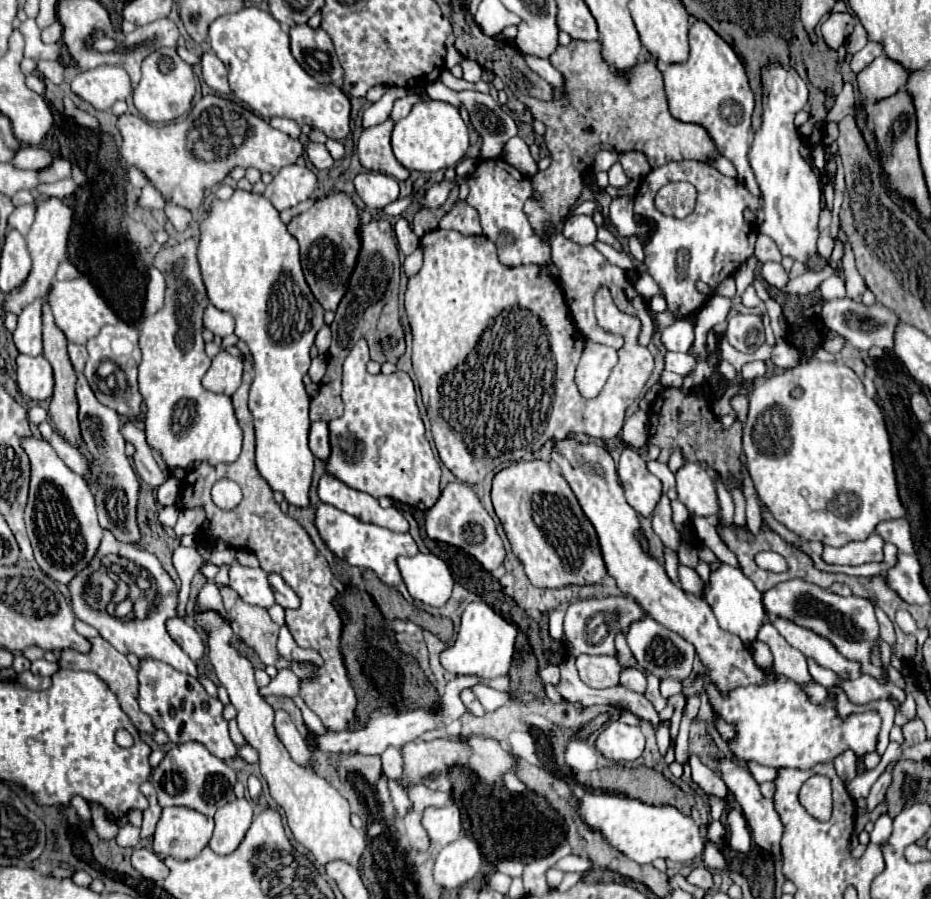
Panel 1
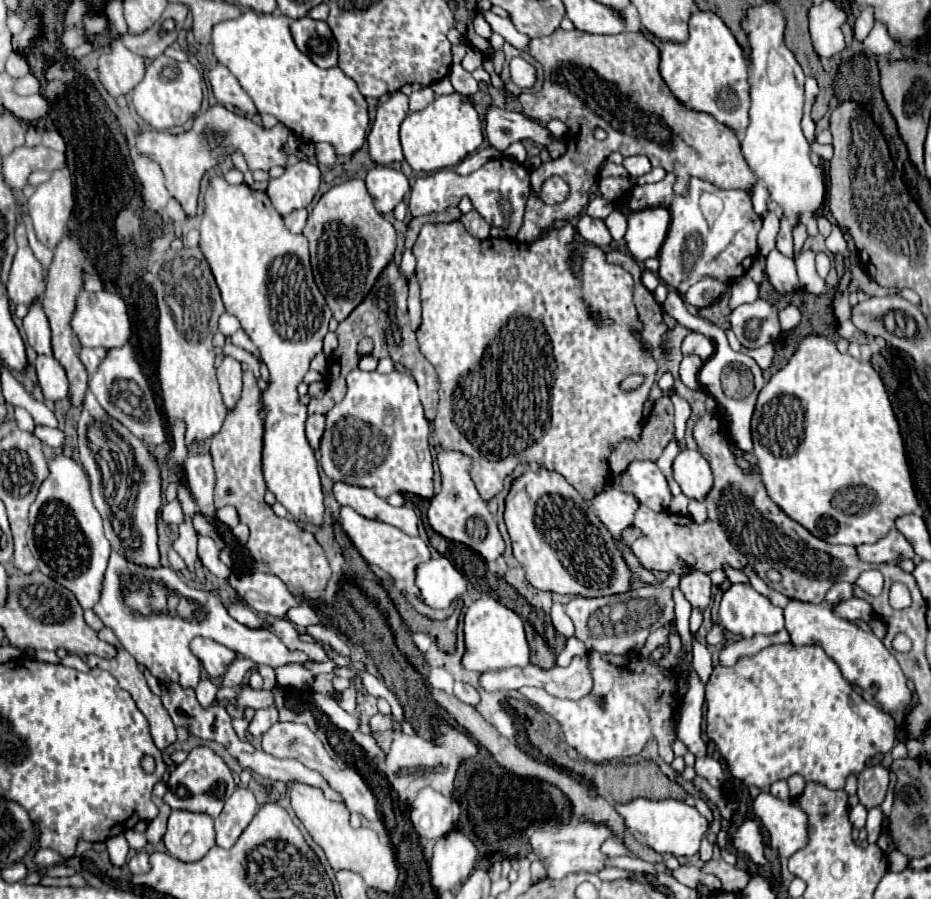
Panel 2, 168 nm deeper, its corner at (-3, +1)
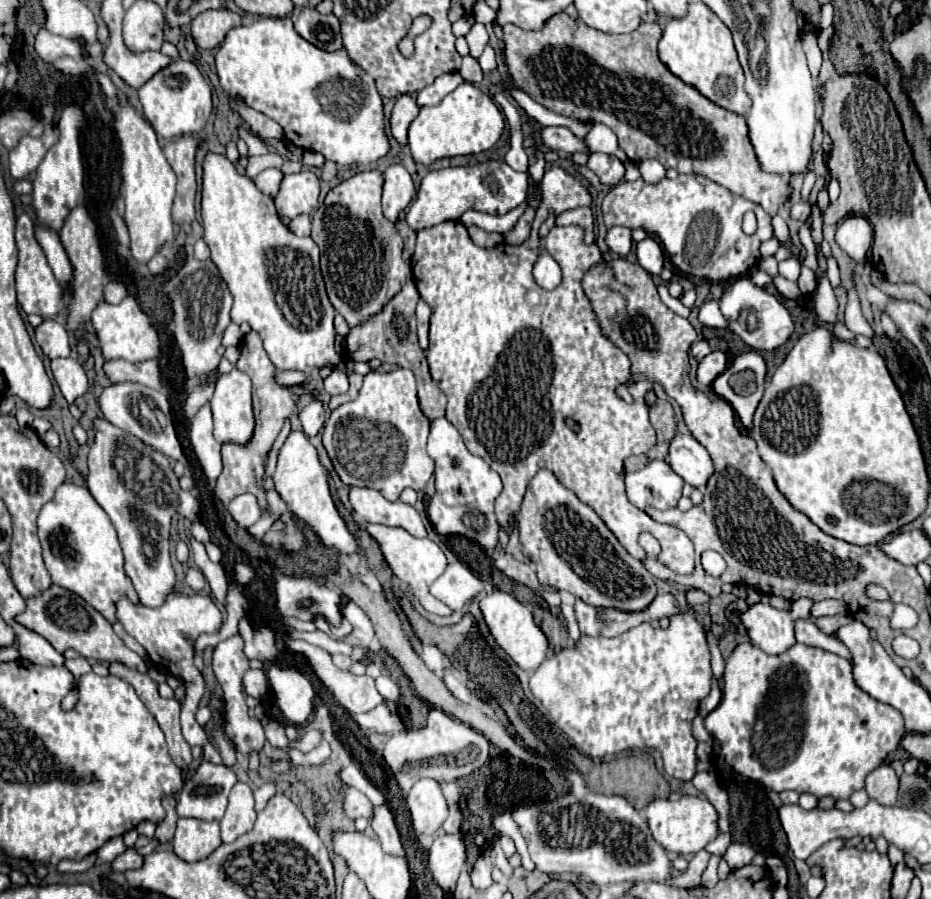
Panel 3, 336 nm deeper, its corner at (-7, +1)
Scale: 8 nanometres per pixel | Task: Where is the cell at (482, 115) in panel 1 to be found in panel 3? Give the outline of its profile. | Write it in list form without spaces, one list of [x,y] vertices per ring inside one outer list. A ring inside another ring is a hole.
[[[541,127],[537,129],[537,135],[541,143],[551,149],[551,151],[563,151],[563,153],[577,153],[577,151],[587,151],[587,145],[579,141],[569,129],[565,127]]]

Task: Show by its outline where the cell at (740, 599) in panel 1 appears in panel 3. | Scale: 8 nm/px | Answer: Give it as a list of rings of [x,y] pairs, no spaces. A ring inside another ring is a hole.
[[[799,599],[787,611],[779,611],[767,603],[755,603],[747,611],[737,611],[737,617],[745,625],[753,645],[769,655],[779,655],[795,645],[793,625],[799,617],[809,615],[811,605],[811,599]]]

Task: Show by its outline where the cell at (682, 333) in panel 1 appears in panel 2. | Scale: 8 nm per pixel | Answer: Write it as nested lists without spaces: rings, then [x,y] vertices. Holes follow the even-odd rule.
[[[689,333],[685,339],[683,339],[683,355],[699,355],[703,361],[709,359],[713,355],[713,343],[711,339],[707,339],[705,335],[701,333]]]

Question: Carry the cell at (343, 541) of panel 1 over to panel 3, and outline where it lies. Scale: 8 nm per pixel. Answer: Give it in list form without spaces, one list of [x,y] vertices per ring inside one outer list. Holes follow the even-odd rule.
[[[361,521],[359,523],[361,529],[365,529],[381,547],[381,553],[387,561],[387,565],[391,567],[391,571],[401,579],[405,581],[411,589],[413,589],[413,595],[421,601],[421,605],[429,611],[429,613],[435,613],[435,615],[451,615],[453,611],[443,605],[441,601],[437,601],[431,593],[429,593],[429,587],[431,583],[445,571],[447,567],[447,559],[443,555],[443,551],[437,547],[437,543],[433,543],[431,539],[417,539],[413,535],[409,535],[405,529],[401,527],[387,527],[387,525],[377,525],[377,523],[367,523],[367,521]]]

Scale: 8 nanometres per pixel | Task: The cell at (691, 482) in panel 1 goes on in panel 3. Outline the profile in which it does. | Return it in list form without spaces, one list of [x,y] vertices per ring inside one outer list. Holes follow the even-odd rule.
[[[677,433],[669,445],[669,461],[673,471],[691,487],[705,489],[713,475],[713,461],[707,449],[693,437]]]

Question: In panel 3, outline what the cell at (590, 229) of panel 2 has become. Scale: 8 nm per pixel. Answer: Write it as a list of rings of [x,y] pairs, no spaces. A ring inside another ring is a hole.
[[[611,227],[611,229],[607,229],[605,243],[607,243],[607,247],[609,247],[613,253],[625,257],[625,255],[629,253],[631,245],[633,245],[631,231],[629,231],[627,227]]]

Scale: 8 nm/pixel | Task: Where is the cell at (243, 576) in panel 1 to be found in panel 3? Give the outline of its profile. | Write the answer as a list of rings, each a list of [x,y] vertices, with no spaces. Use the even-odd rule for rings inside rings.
[[[281,575],[275,583],[275,609],[281,615],[299,617],[303,621],[311,621],[315,615],[323,615],[331,625],[339,625],[339,605],[339,591],[327,583],[287,575]]]

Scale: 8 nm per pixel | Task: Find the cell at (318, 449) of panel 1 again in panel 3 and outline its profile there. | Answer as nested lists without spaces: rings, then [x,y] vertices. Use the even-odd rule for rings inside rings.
[[[313,399],[309,405],[305,405],[299,411],[299,419],[301,419],[301,427],[303,427],[305,435],[307,437],[315,437],[325,425],[325,411],[323,411],[321,401]]]

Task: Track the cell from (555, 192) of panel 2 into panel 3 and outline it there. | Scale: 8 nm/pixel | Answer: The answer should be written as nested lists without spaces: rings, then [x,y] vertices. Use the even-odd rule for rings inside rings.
[[[551,165],[551,167],[547,169],[543,181],[541,181],[541,199],[539,199],[539,207],[537,207],[535,221],[533,221],[531,237],[529,237],[529,241],[525,241],[523,245],[511,247],[511,249],[505,249],[505,243],[501,243],[501,245],[495,247],[495,249],[477,247],[477,245],[471,241],[471,237],[469,237],[469,233],[467,233],[467,227],[465,227],[463,223],[459,223],[459,221],[445,221],[445,223],[439,223],[439,225],[421,229],[421,231],[417,233],[417,247],[415,247],[415,255],[413,255],[413,277],[417,279],[415,283],[417,283],[420,297],[423,297],[423,301],[425,301],[425,303],[431,307],[431,311],[433,311],[433,313],[431,313],[431,331],[429,331],[429,349],[427,349],[429,371],[431,371],[433,379],[439,381],[441,391],[447,395],[447,419],[449,419],[449,421],[457,427],[457,431],[461,433],[461,437],[463,437],[467,449],[469,449],[473,455],[479,455],[481,459],[485,459],[485,461],[489,463],[489,467],[491,467],[493,471],[497,471],[499,477],[501,477],[501,481],[503,481],[503,491],[501,491],[501,495],[495,499],[495,515],[497,515],[497,521],[499,521],[501,527],[507,527],[511,515],[513,515],[515,511],[519,511],[521,499],[523,499],[523,495],[525,495],[525,487],[527,487],[527,483],[531,481],[531,477],[533,477],[539,469],[545,467],[545,469],[553,471],[553,473],[557,475],[557,479],[559,479],[567,489],[575,491],[577,497],[579,497],[583,503],[587,503],[589,507],[593,507],[593,509],[597,511],[597,515],[599,515],[599,517],[605,521],[605,525],[613,531],[613,535],[619,539],[619,543],[621,543],[635,559],[643,559],[643,557],[645,557],[645,553],[641,551],[637,539],[639,539],[641,533],[647,531],[647,533],[651,533],[651,535],[661,543],[659,559],[661,559],[669,569],[673,569],[675,573],[689,575],[689,573],[693,573],[693,569],[695,569],[693,543],[689,541],[689,537],[687,537],[681,529],[677,529],[677,527],[655,523],[645,511],[641,511],[641,509],[637,509],[635,505],[631,505],[629,499],[627,499],[627,495],[625,495],[625,485],[623,485],[623,459],[629,457],[629,455],[647,453],[647,451],[655,445],[655,429],[653,429],[651,423],[649,423],[647,405],[645,405],[645,401],[643,401],[645,393],[653,389],[653,381],[649,381],[649,379],[641,379],[641,381],[635,381],[635,383],[631,381],[631,361],[629,361],[629,357],[625,357],[625,353],[621,353],[621,349],[617,349],[617,345],[613,345],[613,341],[609,341],[609,339],[605,337],[605,333],[603,333],[603,329],[601,329],[601,325],[599,325],[599,319],[597,319],[597,315],[595,315],[595,311],[593,311],[593,305],[591,305],[591,301],[587,299],[587,295],[585,295],[585,291],[583,291],[583,287],[581,287],[581,279],[585,277],[585,273],[587,273],[593,265],[599,265],[599,263],[603,261],[601,251],[599,251],[597,245],[585,245],[585,241],[583,241],[585,233],[583,233],[583,229],[577,229],[577,227],[553,227],[553,229],[549,231],[547,237],[539,237],[539,233],[537,233],[537,229],[539,229],[539,227],[543,225],[543,221],[547,219],[549,209],[553,209],[555,213],[559,213],[559,211],[565,211],[567,206],[590,205],[591,193],[587,191],[587,187],[585,187],[585,185],[579,185],[579,181],[577,181],[573,175],[565,173],[561,167]],[[541,249],[545,249],[545,251],[559,263],[559,267],[561,267],[561,271],[563,271],[563,281],[561,281],[561,285],[555,287],[553,291],[543,291],[541,287],[537,287],[537,283],[533,281],[533,275],[531,275],[531,267],[533,267],[533,263],[537,261],[537,255],[541,253]],[[505,253],[519,255],[519,263],[509,267],[509,265],[505,263],[505,259],[503,259]],[[621,383],[627,385],[627,387],[631,387],[631,395],[635,397],[633,403],[625,403],[621,397],[617,397],[615,387],[621,385]],[[567,417],[571,417],[571,419],[575,419],[575,421],[579,423],[579,431],[573,431],[573,429],[565,423]]]

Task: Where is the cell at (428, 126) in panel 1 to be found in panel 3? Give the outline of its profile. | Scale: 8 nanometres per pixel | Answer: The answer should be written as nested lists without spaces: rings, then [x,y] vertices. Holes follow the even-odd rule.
[[[463,83],[439,105],[421,107],[419,115],[413,119],[409,127],[409,149],[415,163],[425,167],[433,165],[437,159],[443,157],[457,157],[457,155],[473,155],[491,149],[503,133],[503,113],[499,107],[475,85]]]

